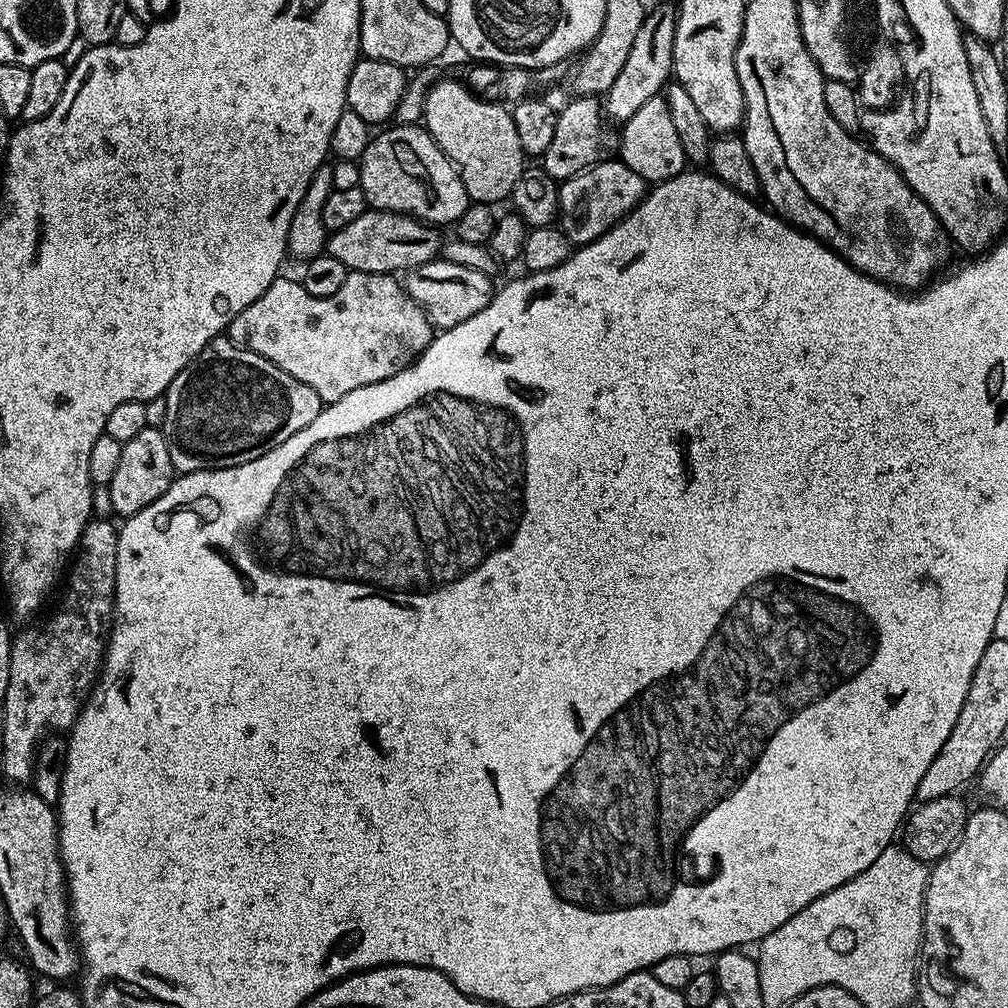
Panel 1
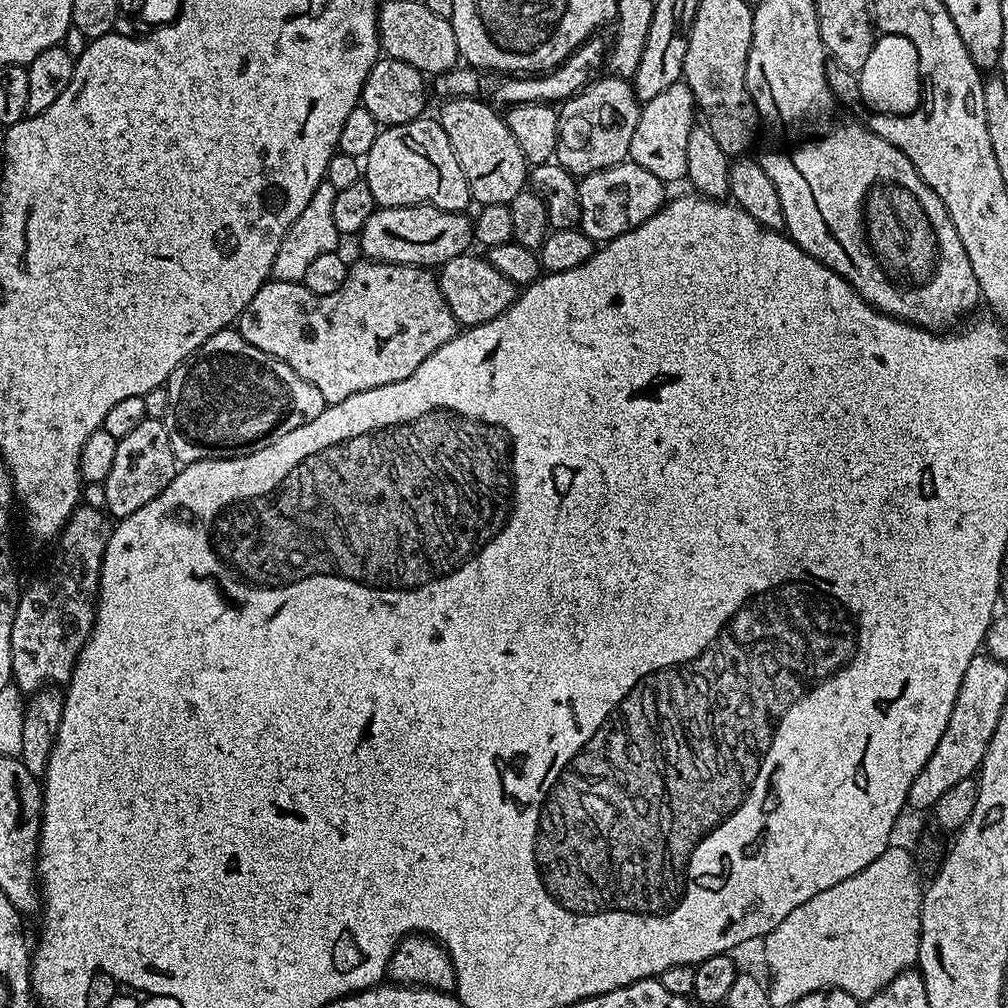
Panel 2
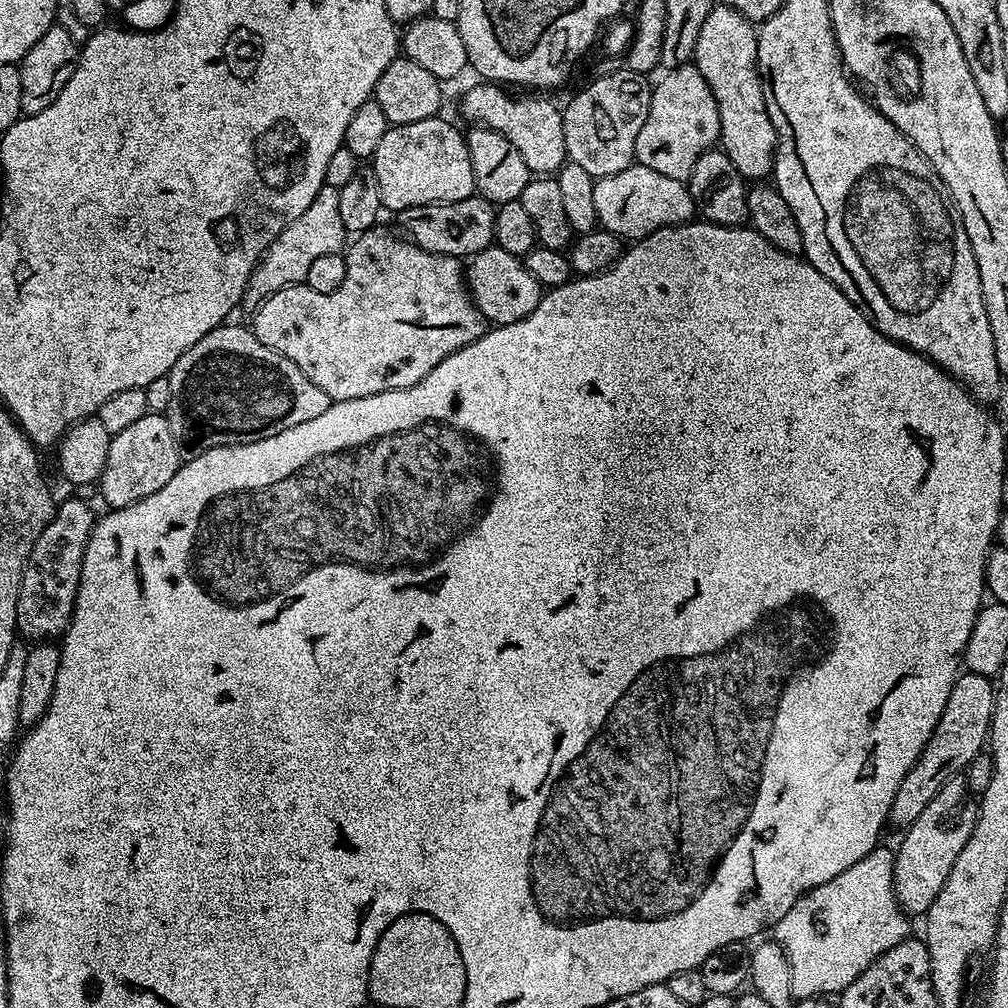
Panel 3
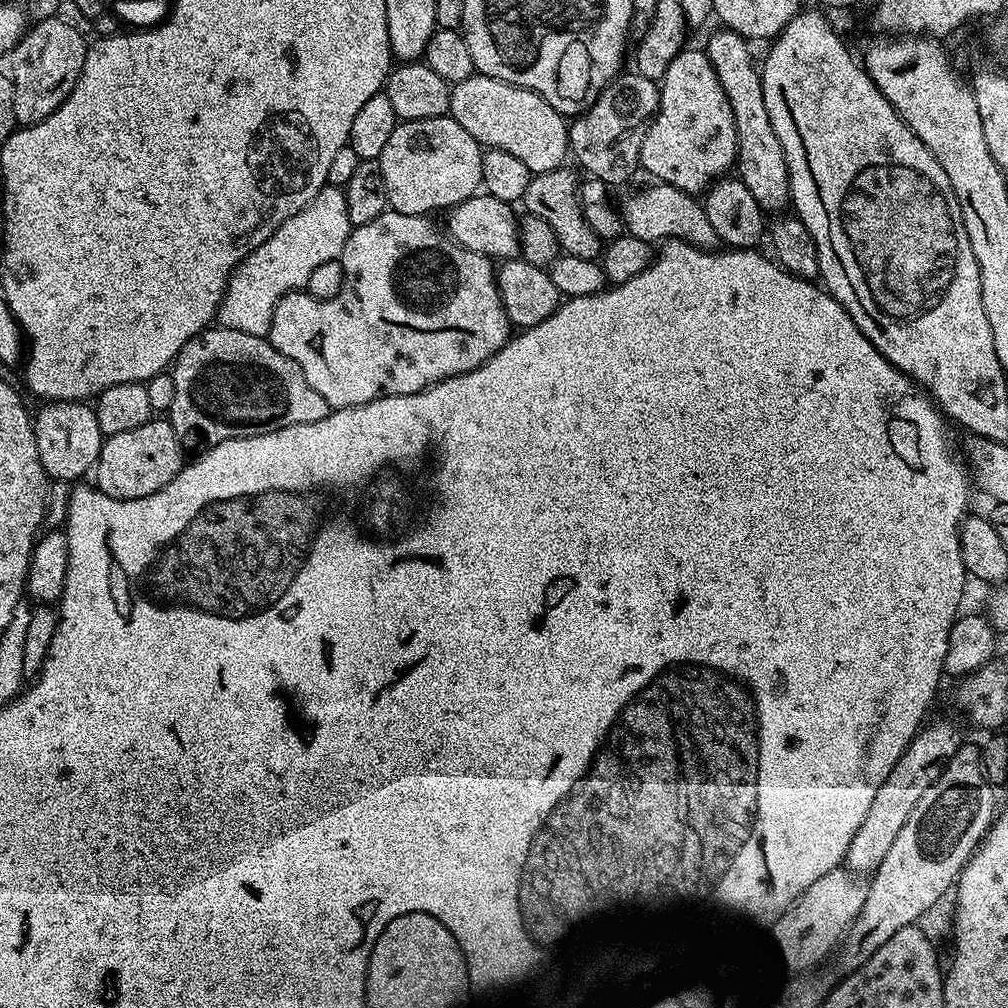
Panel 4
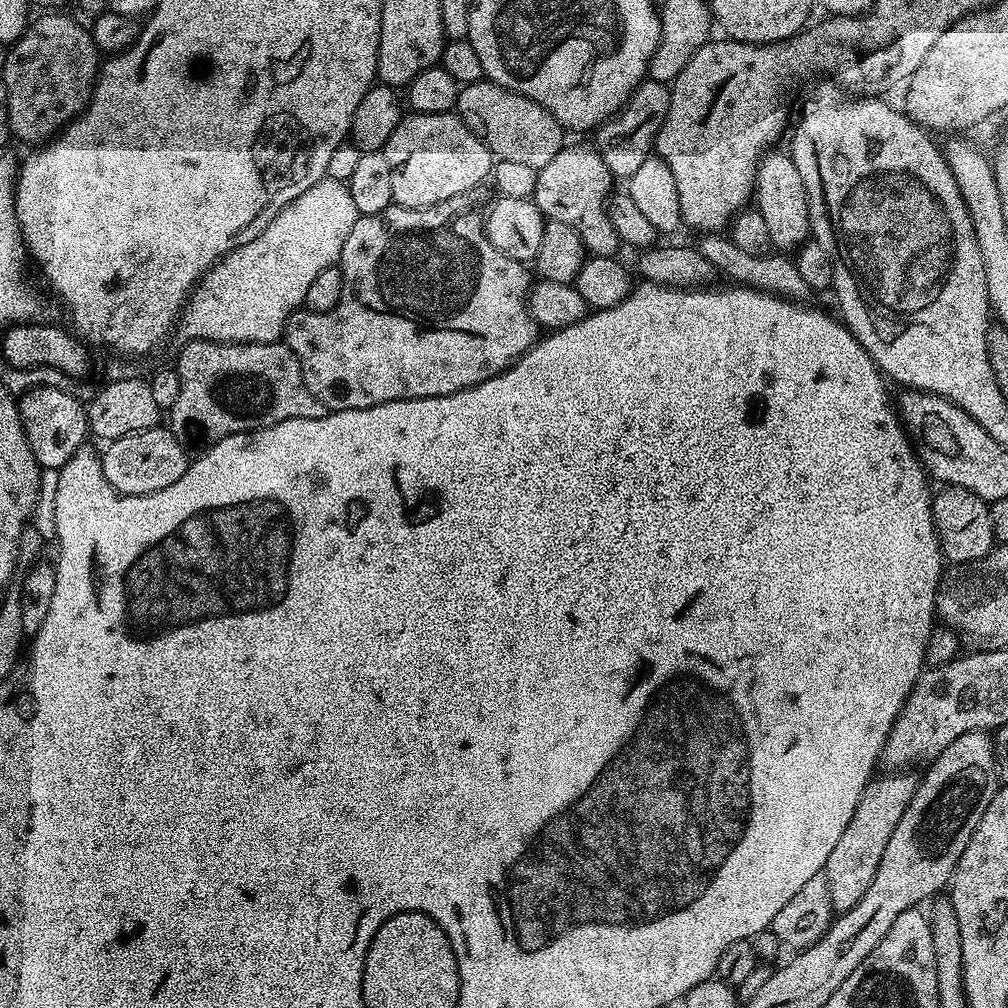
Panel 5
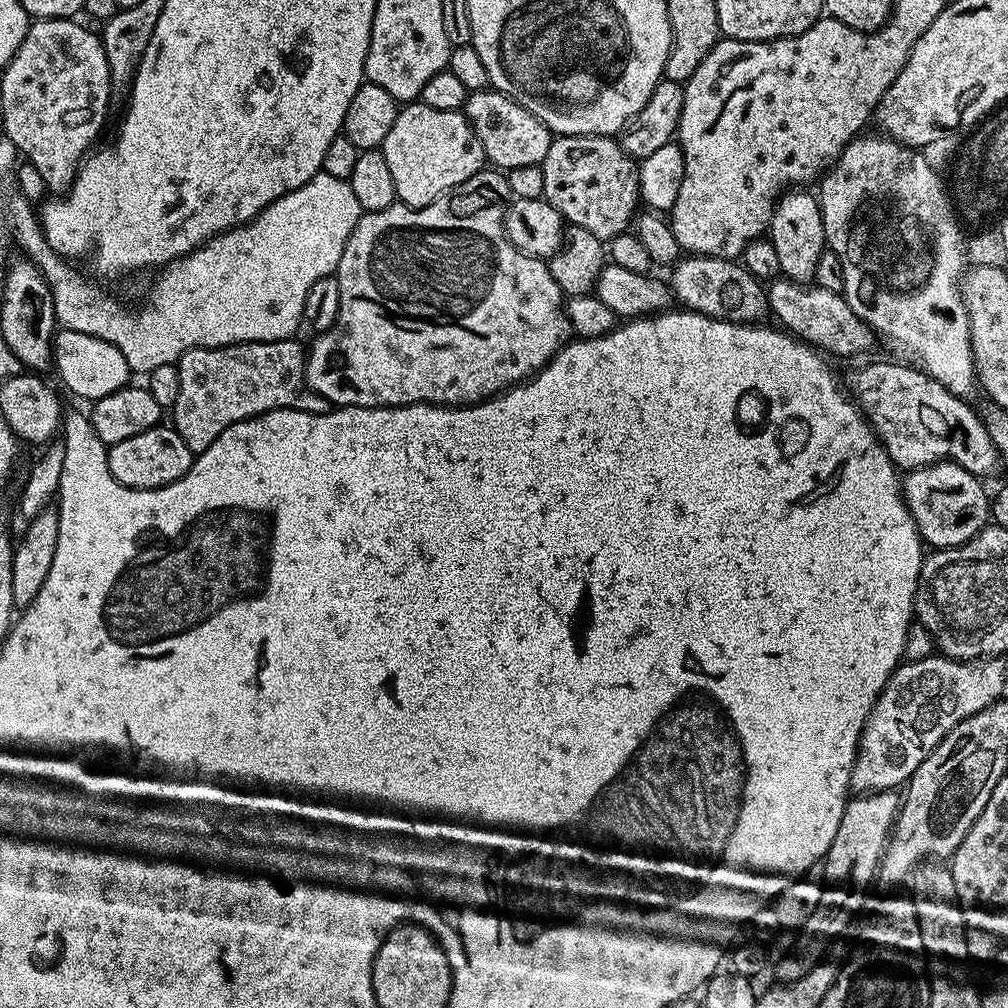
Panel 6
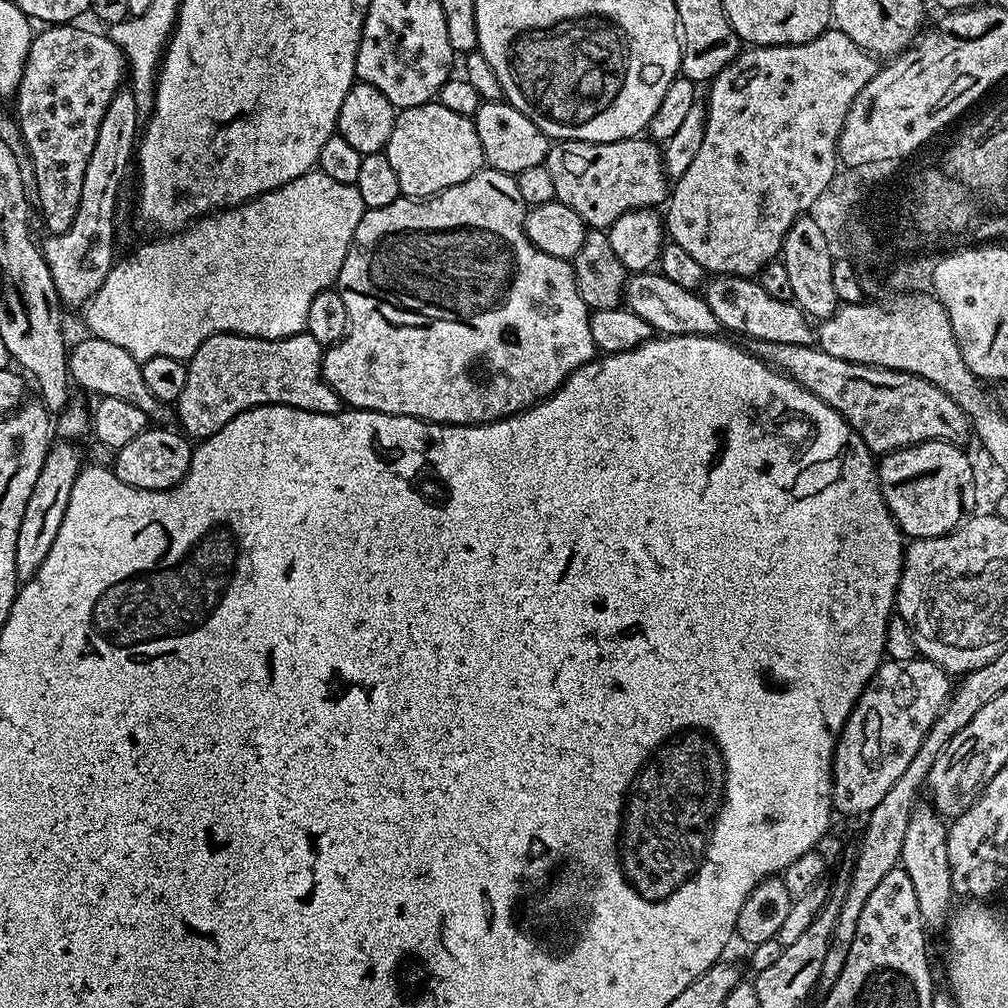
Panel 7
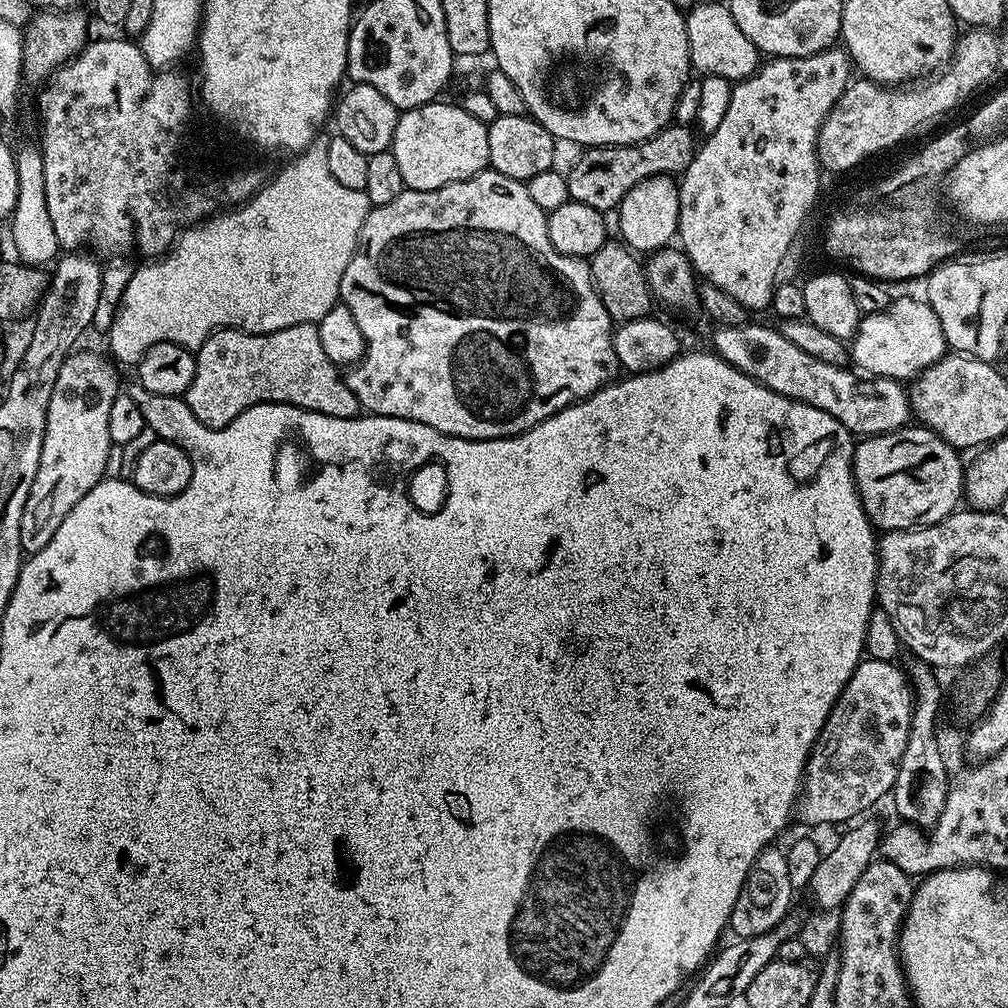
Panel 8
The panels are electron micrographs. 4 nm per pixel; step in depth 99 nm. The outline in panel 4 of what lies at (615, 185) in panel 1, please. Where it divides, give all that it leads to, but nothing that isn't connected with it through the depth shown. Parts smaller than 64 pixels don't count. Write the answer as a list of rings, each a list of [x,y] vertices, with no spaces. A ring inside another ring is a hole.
[[[648,182],[645,188],[640,188],[637,192],[632,192],[624,201],[618,204],[618,209],[622,220],[624,221],[624,227],[627,235],[634,238],[642,238],[649,242],[663,242],[665,240],[681,240],[687,244],[693,244],[695,248],[702,248],[705,250],[712,250],[717,247],[718,237],[710,224],[706,210],[703,203],[693,193],[683,192],[678,190],[674,186],[663,182]]]

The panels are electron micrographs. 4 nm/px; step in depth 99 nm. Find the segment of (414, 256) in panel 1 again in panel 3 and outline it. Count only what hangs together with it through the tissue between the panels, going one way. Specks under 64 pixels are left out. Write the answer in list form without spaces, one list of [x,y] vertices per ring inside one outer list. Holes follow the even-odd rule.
[[[473,194],[470,198],[449,204],[407,208],[395,213],[394,220],[400,223],[399,231],[422,250],[443,256],[471,258],[493,243],[495,217],[493,205],[483,196]]]

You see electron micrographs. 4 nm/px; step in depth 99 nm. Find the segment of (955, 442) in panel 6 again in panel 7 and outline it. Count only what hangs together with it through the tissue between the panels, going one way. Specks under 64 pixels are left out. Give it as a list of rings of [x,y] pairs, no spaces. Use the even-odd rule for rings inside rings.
[[[754,340],[751,341],[750,351],[765,364],[789,376],[791,380],[798,382],[806,390],[810,390],[810,394],[822,398],[822,402],[826,402],[827,408],[832,409],[833,413],[856,433],[865,448],[873,454],[897,452],[900,448],[908,448],[911,444],[921,444],[927,440],[964,442],[960,440],[970,436],[970,425],[965,412],[938,386],[926,382],[920,376],[869,364],[846,362],[842,358],[834,358],[834,354],[826,354],[819,346],[812,344],[782,346],[778,342]]]

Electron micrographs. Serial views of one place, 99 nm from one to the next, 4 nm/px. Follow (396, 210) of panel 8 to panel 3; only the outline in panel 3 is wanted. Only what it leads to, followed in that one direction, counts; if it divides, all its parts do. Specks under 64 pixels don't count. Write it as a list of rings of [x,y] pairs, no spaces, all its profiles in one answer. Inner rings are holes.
[[[377,226],[371,228],[369,232],[359,233],[353,239],[356,241],[353,244],[351,241],[347,245],[346,251],[343,253],[346,262],[346,278],[342,278],[342,286],[338,286],[338,290],[334,290],[334,294],[318,294],[318,290],[291,284],[289,288],[270,293],[261,304],[255,305],[253,312],[256,313],[252,316],[250,327],[252,333],[258,338],[258,342],[262,342],[262,346],[270,346],[270,350],[290,358],[290,362],[294,362],[294,366],[298,366],[298,370],[302,370],[302,374],[306,374],[306,378],[310,378],[310,382],[314,382],[314,386],[326,390],[329,401],[366,398],[374,394],[414,386],[418,382],[422,382],[422,378],[426,378],[426,374],[430,374],[430,370],[434,370],[434,366],[438,366],[438,362],[442,362],[450,354],[462,350],[462,346],[470,346],[470,342],[474,342],[486,331],[484,315],[477,310],[476,304],[468,292],[466,272],[461,261],[454,256],[443,256],[422,250],[403,235],[393,232],[387,232],[383,226]]]

